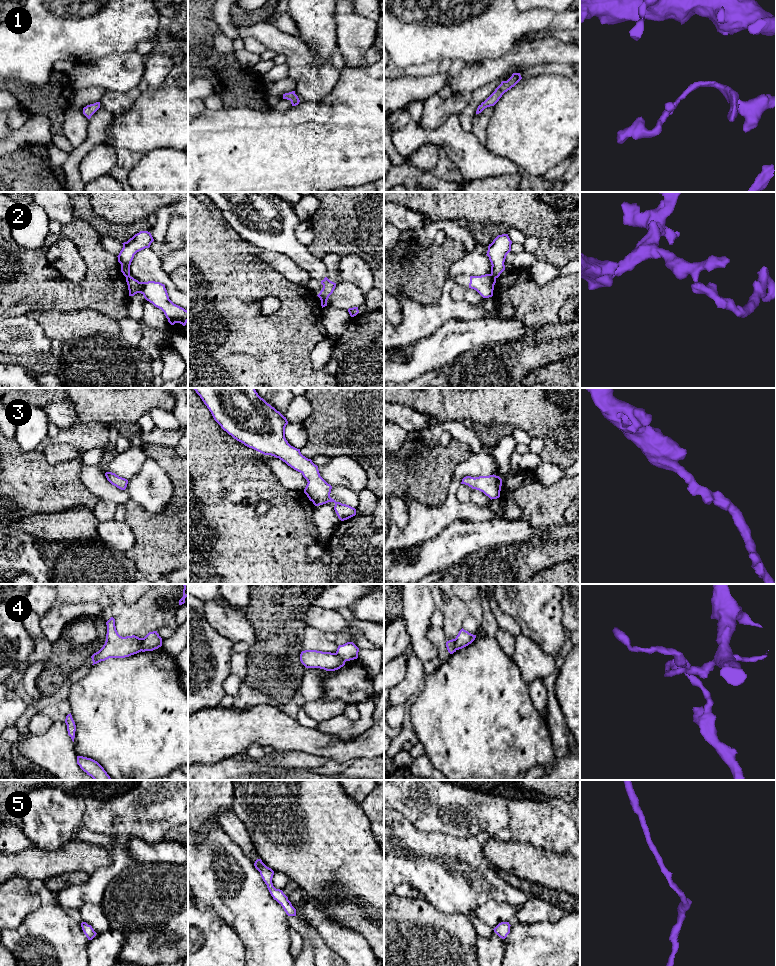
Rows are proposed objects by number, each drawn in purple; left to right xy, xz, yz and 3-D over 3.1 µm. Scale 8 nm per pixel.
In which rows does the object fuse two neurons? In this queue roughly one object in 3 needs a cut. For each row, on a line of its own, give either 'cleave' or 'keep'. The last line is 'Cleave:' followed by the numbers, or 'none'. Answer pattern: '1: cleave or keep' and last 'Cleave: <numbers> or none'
1: keep
2: cleave
3: keep
4: cleave
5: keep
Cleave: 2, 4

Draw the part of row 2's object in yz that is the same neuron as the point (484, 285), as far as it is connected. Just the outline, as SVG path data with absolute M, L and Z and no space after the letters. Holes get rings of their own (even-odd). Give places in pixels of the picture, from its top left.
M491 274L470 276L469 288L476 290L483 298L493 296L496 278Z

